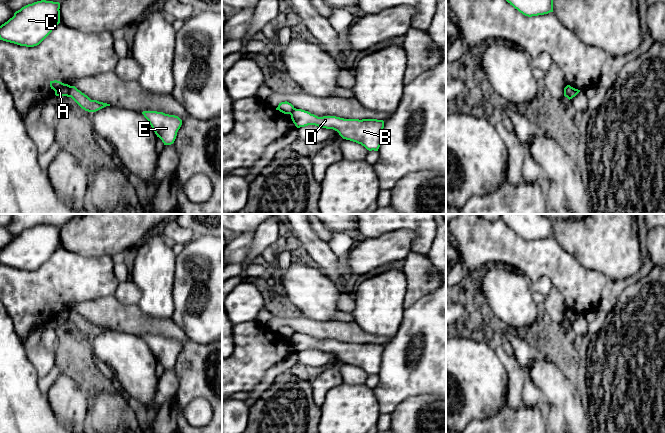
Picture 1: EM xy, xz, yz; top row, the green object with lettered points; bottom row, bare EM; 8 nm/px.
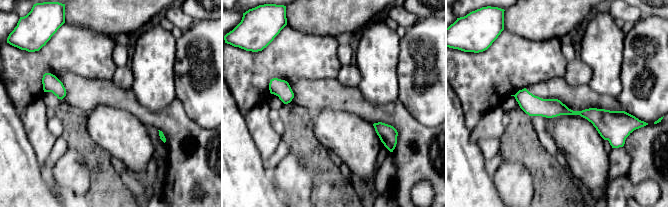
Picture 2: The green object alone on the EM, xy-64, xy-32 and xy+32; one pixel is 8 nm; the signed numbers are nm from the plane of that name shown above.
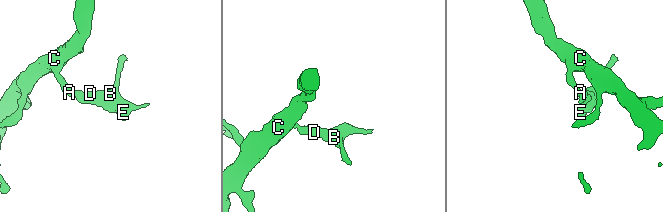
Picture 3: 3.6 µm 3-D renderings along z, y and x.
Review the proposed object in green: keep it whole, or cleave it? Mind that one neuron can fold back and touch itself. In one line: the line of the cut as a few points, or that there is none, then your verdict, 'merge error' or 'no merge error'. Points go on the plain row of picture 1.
xy (70, 310), (68, 320) | merge error

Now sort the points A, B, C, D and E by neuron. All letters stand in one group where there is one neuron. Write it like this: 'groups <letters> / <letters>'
groups A C / B D E

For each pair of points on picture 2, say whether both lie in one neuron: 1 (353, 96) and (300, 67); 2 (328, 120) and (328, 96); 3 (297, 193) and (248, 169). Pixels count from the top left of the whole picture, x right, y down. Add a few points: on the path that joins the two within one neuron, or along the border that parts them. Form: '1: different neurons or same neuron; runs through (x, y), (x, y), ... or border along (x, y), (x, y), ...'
1: different neurons; border along (299, 77), (307, 79), (336, 78)
2: different neurons; border along (351, 112), (322, 108), (314, 114)
3: different neurons; border along (269, 175), (276, 187), (285, 196)

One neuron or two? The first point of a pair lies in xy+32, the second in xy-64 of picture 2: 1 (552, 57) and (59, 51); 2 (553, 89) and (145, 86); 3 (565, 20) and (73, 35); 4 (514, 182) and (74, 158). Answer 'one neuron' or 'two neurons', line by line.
1: one neuron
2: two neurons
3: two neurons
4: one neuron

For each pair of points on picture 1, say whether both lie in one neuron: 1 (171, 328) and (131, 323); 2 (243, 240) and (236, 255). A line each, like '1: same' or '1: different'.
1: same
2: same

